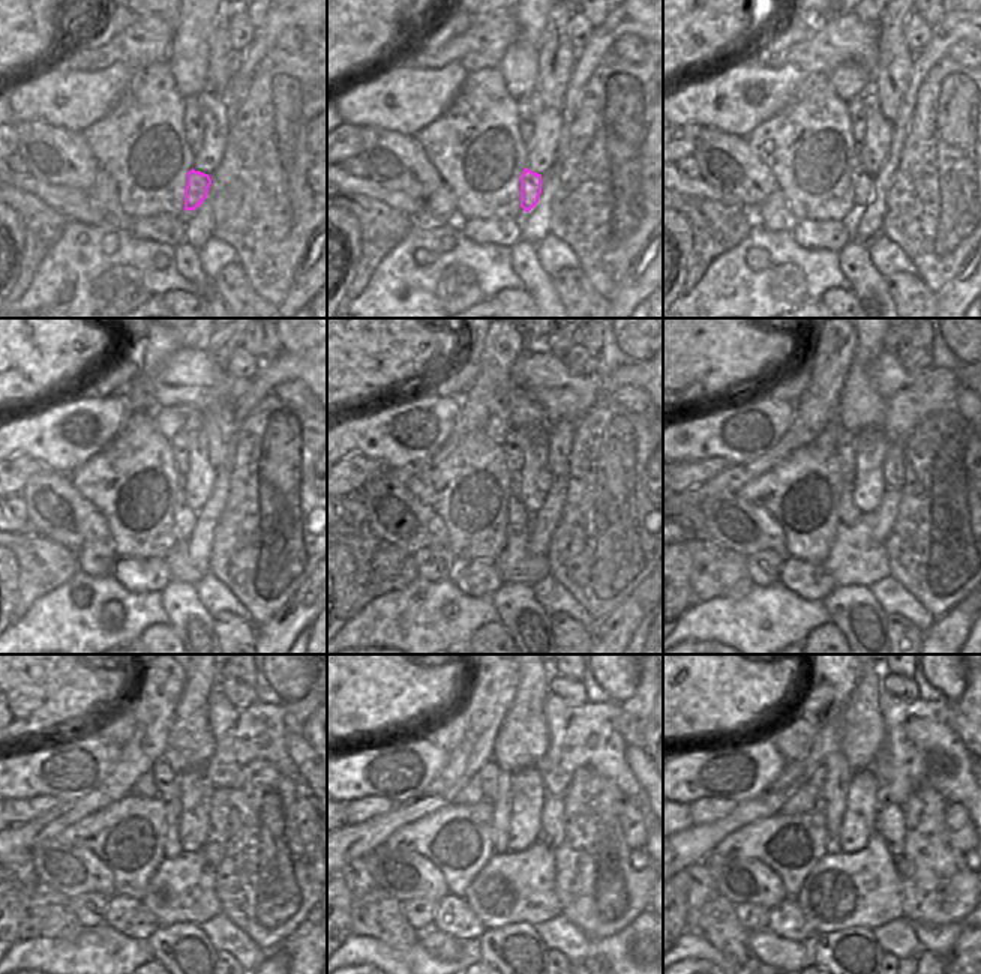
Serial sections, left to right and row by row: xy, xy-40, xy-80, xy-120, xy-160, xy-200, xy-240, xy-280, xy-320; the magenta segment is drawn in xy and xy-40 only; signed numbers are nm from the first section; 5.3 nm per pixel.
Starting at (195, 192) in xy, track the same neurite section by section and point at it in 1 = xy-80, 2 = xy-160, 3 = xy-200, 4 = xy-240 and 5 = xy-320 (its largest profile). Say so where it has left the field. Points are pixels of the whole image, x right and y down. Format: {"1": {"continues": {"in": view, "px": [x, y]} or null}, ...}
{"1": {"continues": {"in": "xy-80", "px": [863, 183]}}, "2": {"continues": {"in": "xy-160", "px": [518, 518]}}, "3": {"continues": {"in": "xy-200", "px": [848, 514]}}, "4": {"continues": {"in": "xy-240", "px": [171, 847]}}, "5": {"continues": {"in": "xy-320", "px": [839, 775]}}}

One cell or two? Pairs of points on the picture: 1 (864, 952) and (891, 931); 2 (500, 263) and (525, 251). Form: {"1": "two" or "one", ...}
{"1": "two", "2": "two"}

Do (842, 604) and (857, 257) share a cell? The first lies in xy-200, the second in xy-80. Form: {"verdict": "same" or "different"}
{"verdict": "same"}

